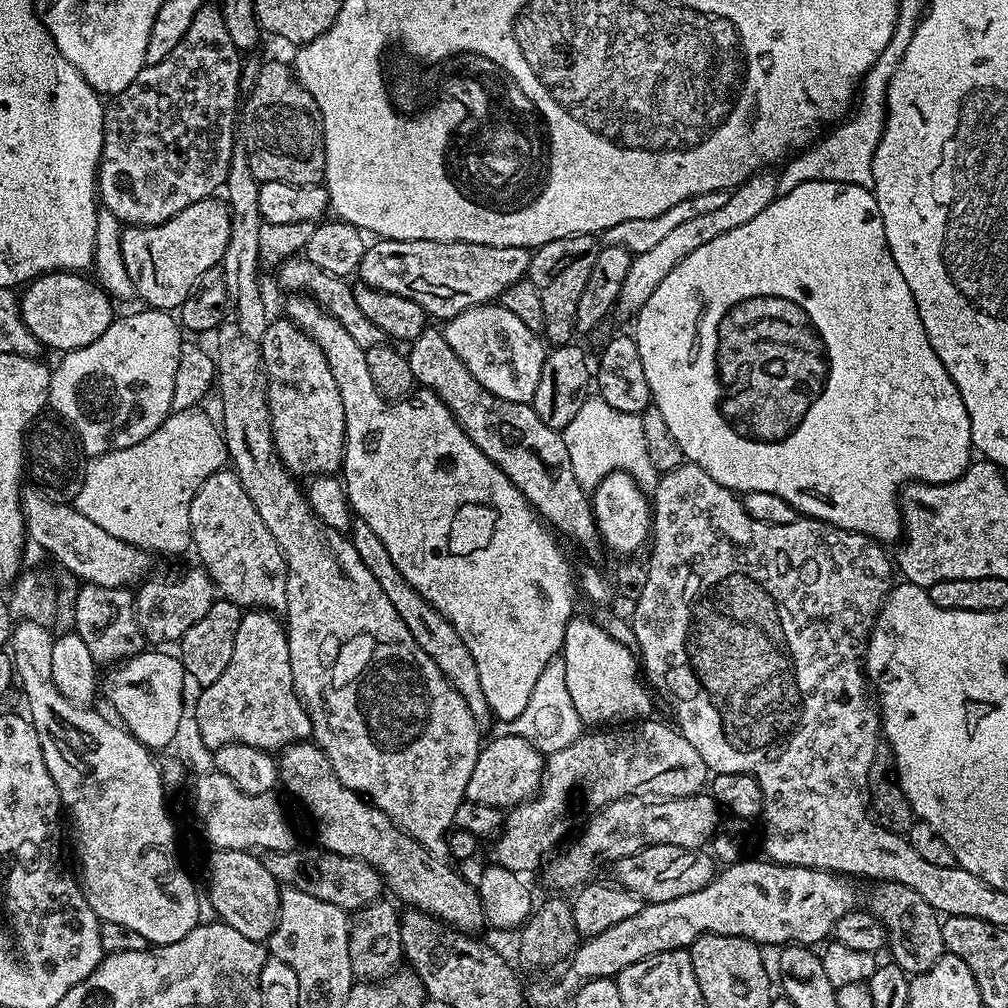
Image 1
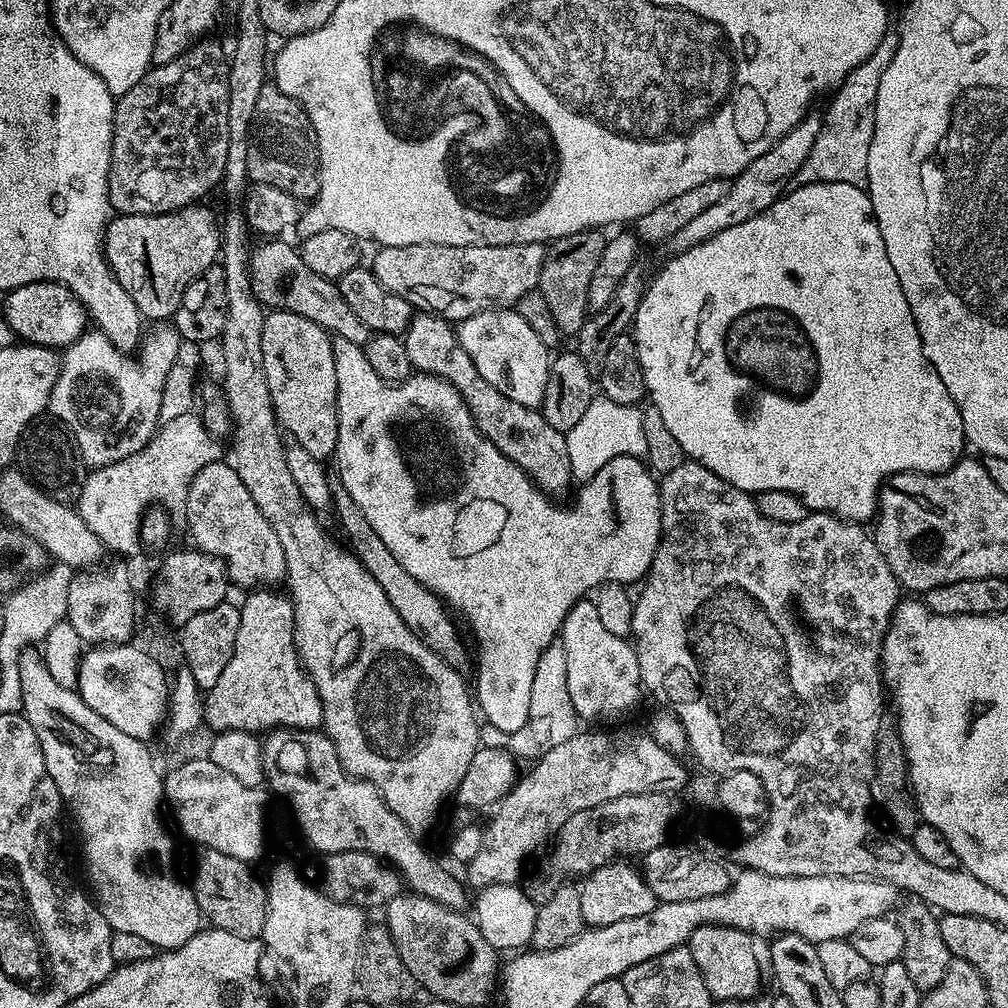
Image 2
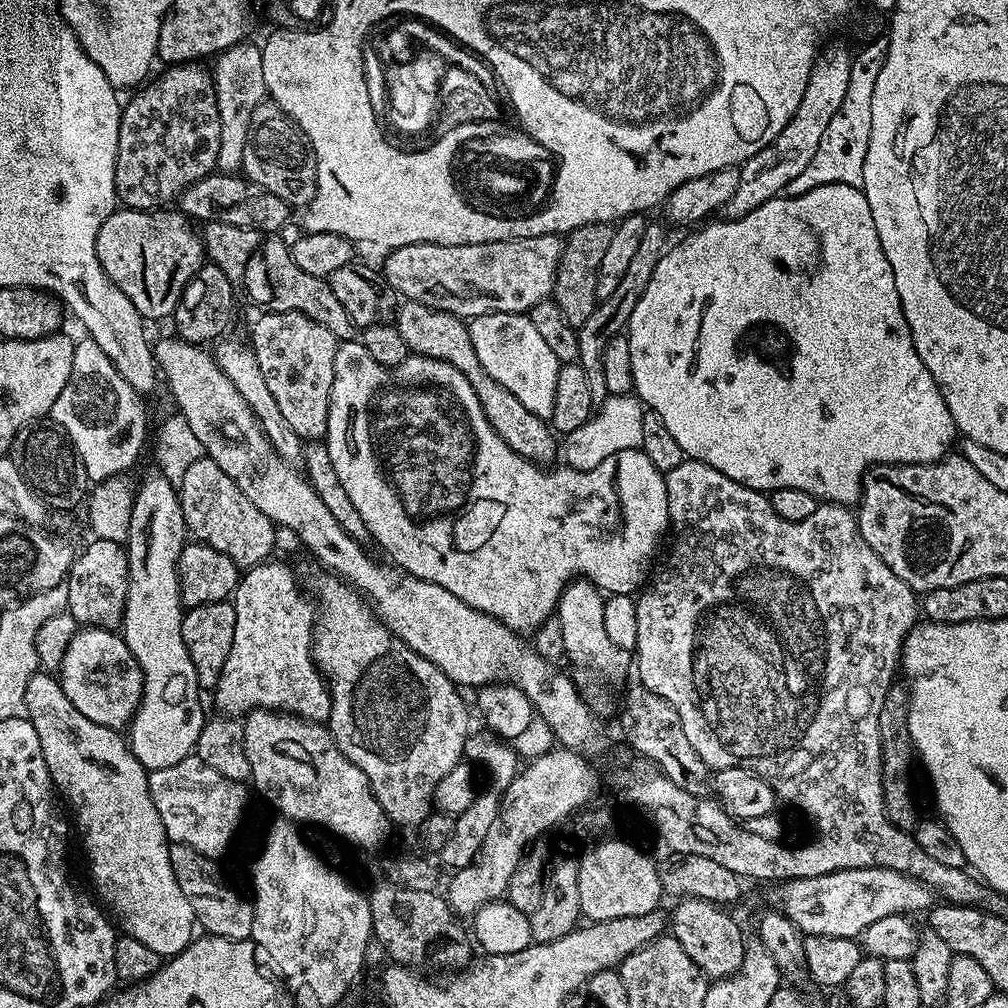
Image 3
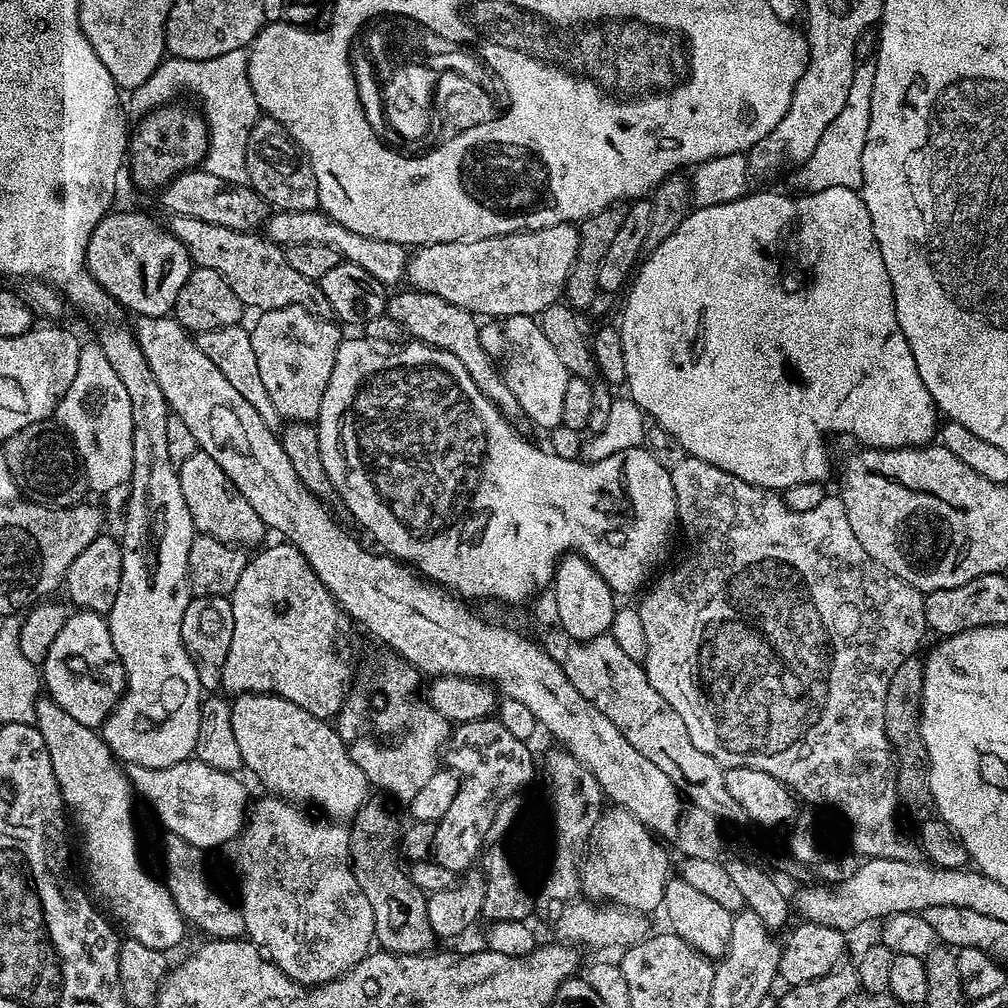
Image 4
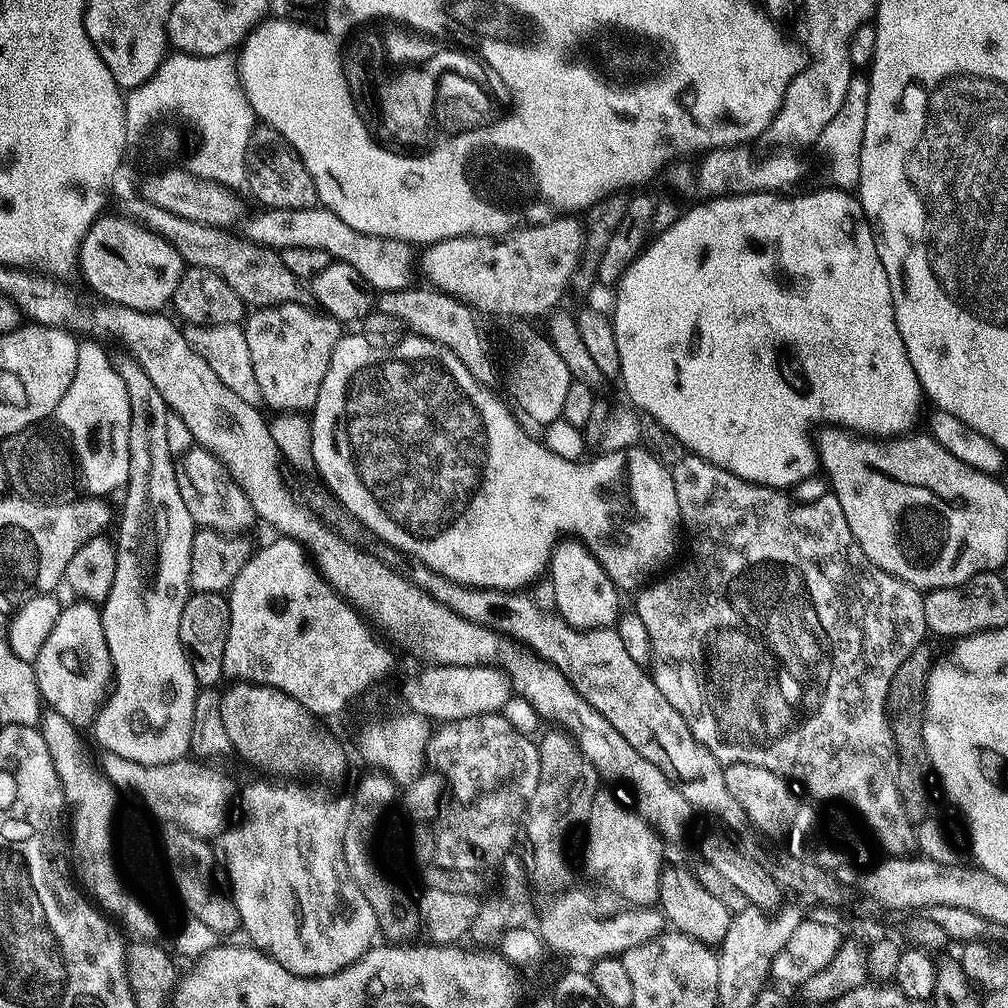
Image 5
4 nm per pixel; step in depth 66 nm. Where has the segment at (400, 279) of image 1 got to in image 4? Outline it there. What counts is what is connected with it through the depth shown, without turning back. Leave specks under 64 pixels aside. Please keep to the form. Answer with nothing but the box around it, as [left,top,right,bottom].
[406,222,580,318]

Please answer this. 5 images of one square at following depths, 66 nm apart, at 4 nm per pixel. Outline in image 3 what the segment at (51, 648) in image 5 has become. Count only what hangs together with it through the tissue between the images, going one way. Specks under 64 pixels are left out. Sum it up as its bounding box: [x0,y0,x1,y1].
[58,627,144,730]

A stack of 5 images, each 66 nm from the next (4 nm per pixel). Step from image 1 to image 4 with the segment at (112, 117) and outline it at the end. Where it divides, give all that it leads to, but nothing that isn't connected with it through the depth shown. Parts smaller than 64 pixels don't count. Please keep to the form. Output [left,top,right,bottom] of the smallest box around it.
[126,106,208,189]

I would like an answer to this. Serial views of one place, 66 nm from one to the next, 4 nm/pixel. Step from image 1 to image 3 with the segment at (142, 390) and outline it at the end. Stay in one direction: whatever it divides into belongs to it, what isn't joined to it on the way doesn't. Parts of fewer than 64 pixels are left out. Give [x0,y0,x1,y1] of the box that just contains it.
[50,338,148,482]

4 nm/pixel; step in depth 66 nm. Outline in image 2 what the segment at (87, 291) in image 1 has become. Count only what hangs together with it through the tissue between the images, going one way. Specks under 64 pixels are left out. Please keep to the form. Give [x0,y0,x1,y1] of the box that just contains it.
[2,280,89,350]

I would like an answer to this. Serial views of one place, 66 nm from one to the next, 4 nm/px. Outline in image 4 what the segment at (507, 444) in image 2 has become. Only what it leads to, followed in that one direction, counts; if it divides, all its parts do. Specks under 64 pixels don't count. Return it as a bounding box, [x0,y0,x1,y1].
[386,292,521,418]

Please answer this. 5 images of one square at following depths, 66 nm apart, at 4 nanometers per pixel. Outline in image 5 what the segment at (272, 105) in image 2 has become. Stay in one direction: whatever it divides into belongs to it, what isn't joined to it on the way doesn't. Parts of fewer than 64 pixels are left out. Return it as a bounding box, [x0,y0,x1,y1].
[246,126,317,210]

